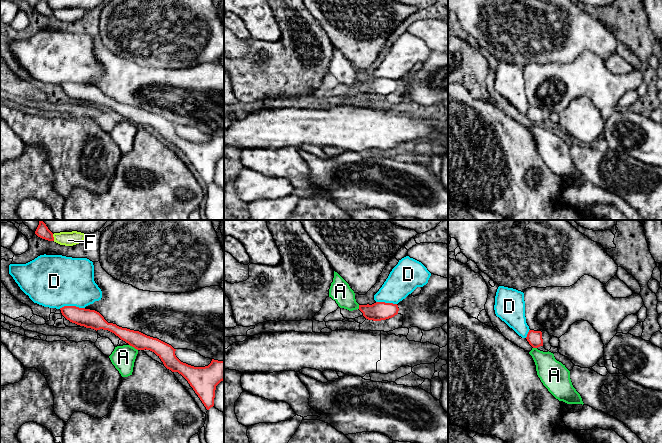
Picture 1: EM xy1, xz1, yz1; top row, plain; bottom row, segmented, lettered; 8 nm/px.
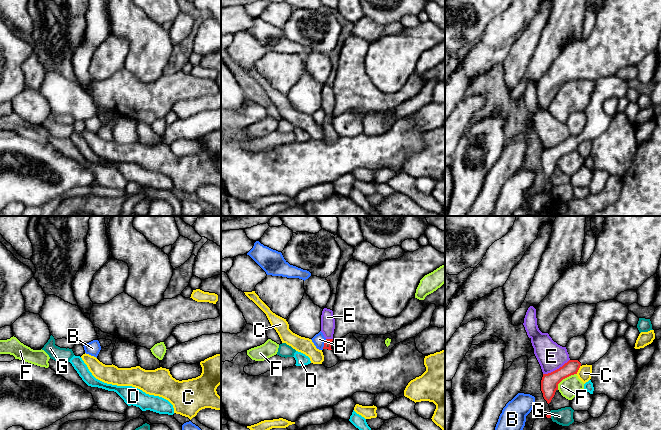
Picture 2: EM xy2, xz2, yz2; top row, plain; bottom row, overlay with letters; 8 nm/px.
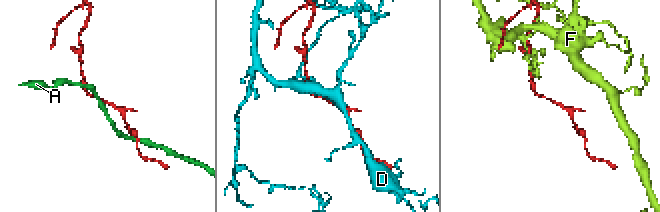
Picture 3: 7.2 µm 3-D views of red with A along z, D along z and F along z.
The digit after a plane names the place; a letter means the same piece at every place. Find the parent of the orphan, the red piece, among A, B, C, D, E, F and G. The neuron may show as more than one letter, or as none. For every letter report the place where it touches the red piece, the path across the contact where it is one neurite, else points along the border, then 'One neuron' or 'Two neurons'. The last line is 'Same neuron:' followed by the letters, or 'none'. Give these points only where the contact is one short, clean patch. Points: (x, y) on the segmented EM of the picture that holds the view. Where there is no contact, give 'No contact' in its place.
A: Touches red at xy1 (133, 346). Boundary: xy1 (129, 344), (137, 350). Two neurons
B: Touches red at xz2 (324, 344). Two neurons
C: Touches red at yz2 (578, 369). Boundary: yz2 (580, 365), (576, 374). Two neurons
D: Touches red at xy1 (71, 306). Two neurons
E: Touches red at yz2 (557, 369). Two neurons
F: Touches red at yz2 (564, 378). Two neurons
G: Touches red at yz2 (550, 415). Boundary: yz2 (549, 412), (551, 417). Two neurons
Same neuron: none

